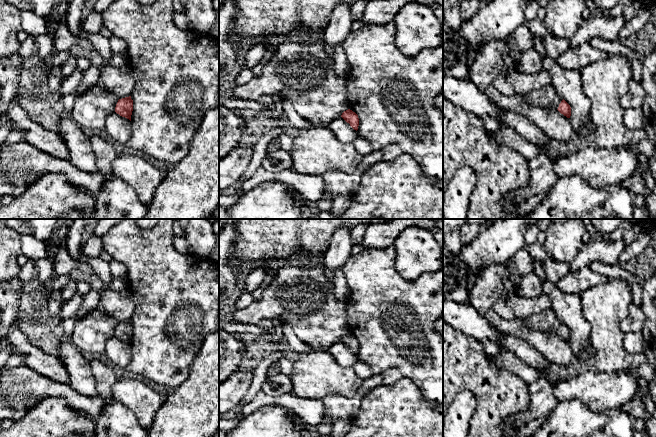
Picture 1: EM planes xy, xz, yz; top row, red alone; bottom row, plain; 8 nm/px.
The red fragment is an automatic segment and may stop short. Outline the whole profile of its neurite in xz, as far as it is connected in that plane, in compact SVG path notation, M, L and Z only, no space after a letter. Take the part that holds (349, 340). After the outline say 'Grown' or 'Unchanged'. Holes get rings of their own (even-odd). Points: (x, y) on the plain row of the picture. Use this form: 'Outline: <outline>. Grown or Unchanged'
Outline: M348 333L346 335L344 335L341 339L341 341L350 348L350 350L354 353L354 354L358 354L358 350L359 350L359 342L358 339L353 336L352 334Z. Unchanged

